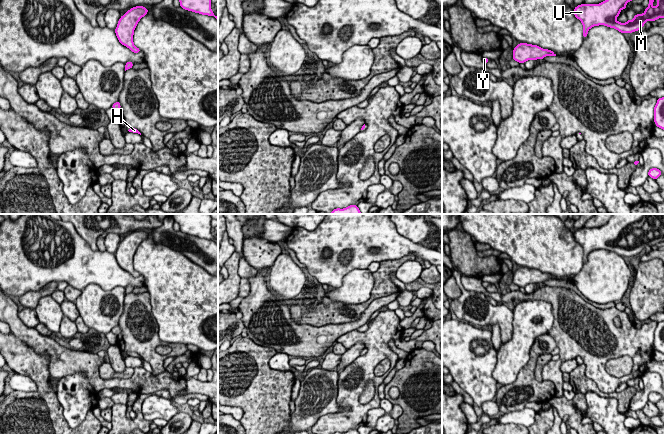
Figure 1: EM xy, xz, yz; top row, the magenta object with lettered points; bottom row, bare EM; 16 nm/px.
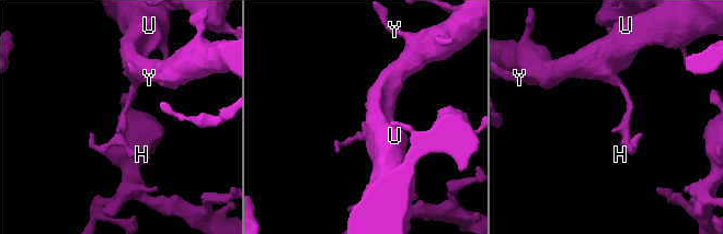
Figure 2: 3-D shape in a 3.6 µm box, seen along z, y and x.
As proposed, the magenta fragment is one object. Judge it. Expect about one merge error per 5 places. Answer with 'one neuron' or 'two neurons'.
one neuron

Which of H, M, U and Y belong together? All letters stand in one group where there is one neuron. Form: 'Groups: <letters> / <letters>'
Groups: H M U Y

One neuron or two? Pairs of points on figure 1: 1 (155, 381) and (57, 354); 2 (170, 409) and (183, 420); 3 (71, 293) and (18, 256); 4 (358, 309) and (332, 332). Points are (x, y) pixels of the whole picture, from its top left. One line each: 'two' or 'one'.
1: one
2: two
3: two
4: two

